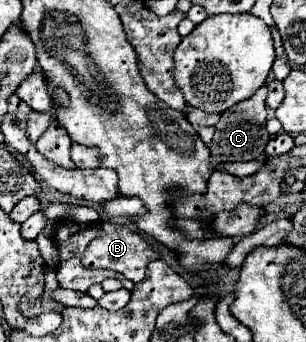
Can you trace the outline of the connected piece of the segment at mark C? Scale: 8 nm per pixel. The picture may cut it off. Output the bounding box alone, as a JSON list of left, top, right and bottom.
[209,85,269,163]

